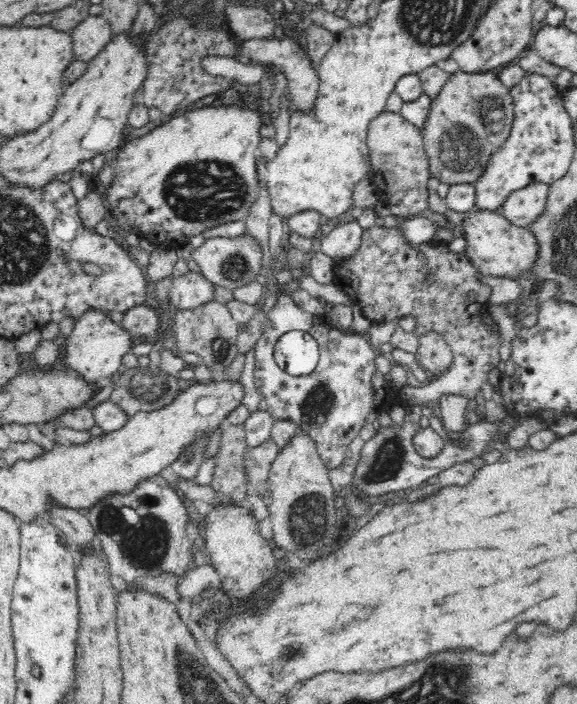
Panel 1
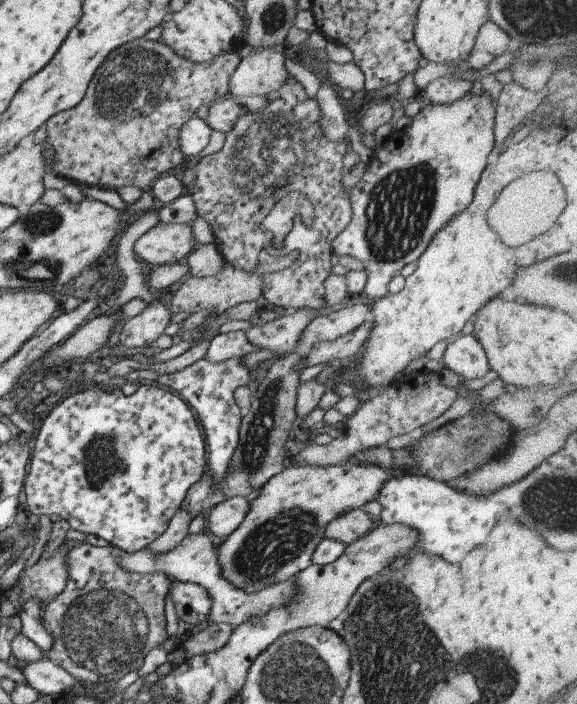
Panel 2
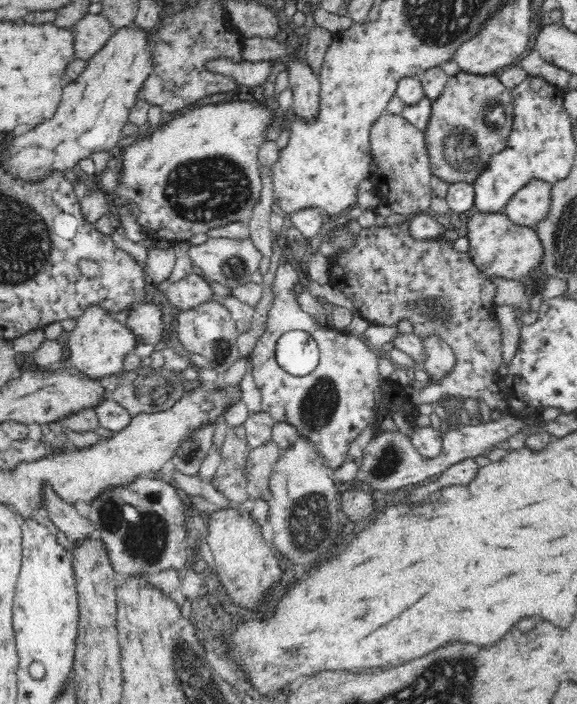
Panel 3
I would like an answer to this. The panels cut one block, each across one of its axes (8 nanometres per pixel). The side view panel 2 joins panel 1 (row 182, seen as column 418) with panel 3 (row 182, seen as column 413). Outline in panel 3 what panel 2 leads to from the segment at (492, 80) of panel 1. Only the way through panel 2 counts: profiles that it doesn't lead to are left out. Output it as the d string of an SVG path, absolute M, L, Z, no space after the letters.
M459 71L448 79L442 94L431 101L431 105L430 122L424 130L424 139L434 179L449 184L473 184L488 166L489 158L506 146L513 127L511 91L496 74Z

